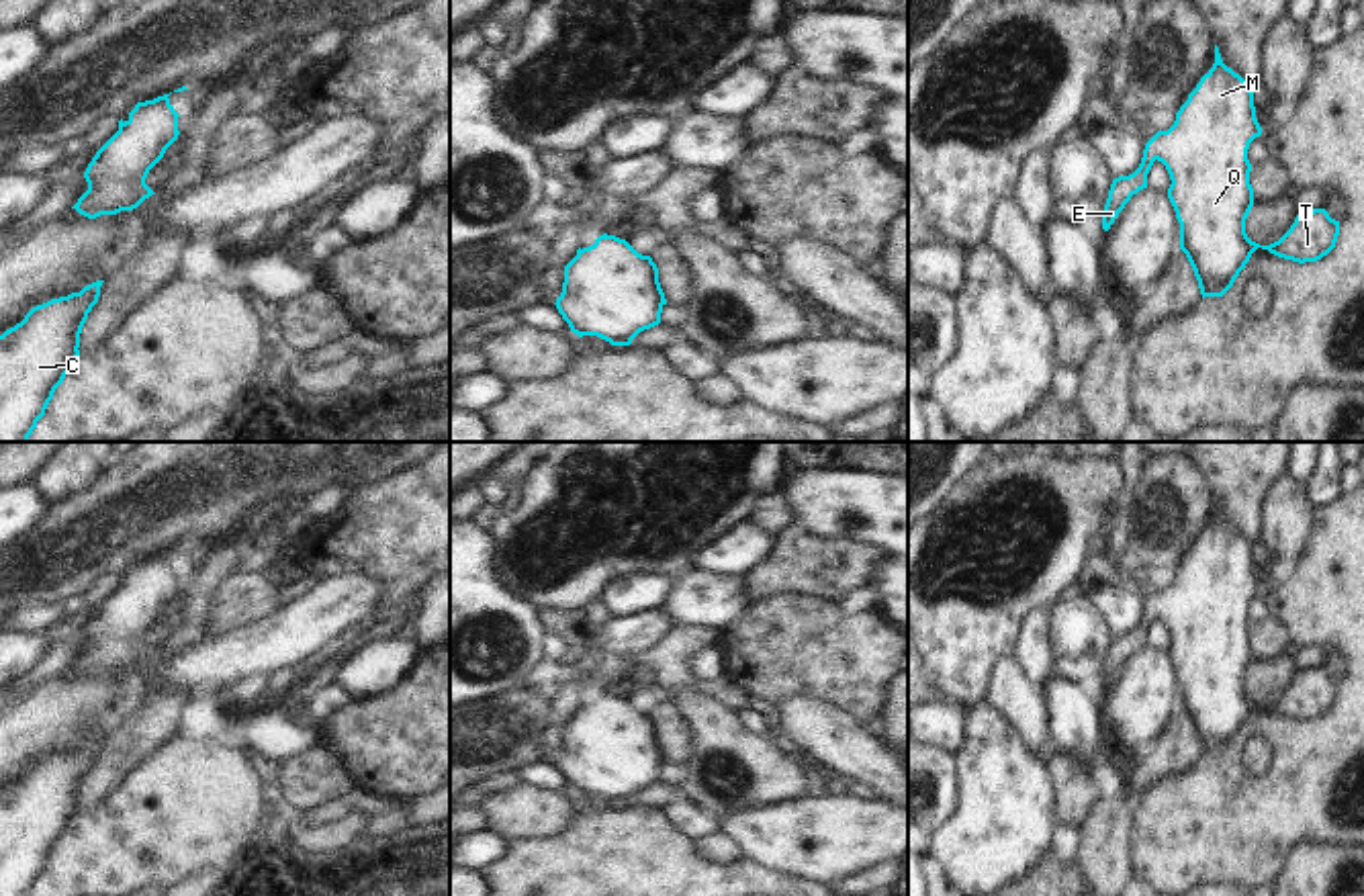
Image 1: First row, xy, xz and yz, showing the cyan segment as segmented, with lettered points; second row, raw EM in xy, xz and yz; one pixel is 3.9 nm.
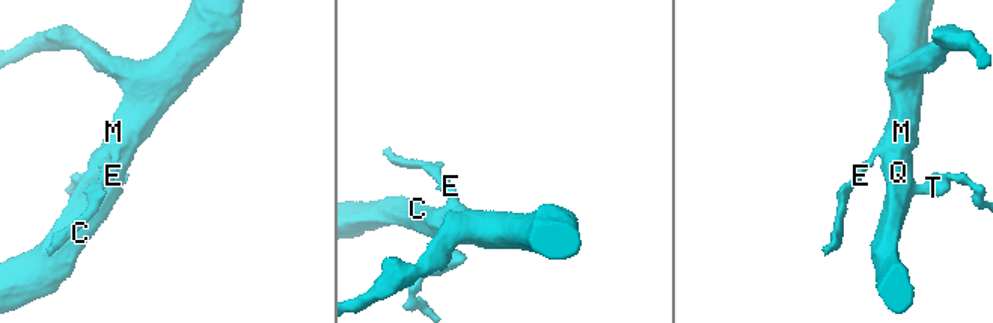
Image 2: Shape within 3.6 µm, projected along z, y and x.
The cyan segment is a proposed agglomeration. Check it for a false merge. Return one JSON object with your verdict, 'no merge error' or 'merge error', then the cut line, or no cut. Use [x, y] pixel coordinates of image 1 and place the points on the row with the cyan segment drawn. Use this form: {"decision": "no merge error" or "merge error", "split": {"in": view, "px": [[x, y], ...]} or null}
{"decision": "no merge error", "split": null}

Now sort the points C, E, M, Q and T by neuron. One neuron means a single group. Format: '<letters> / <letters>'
C E M Q T

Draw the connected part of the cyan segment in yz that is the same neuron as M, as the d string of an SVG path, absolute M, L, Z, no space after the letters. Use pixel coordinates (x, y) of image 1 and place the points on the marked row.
M1215 45L1213 68L1188 94L1174 125L1145 143L1133 174L1112 180L1102 229L1108 231L1131 196L1147 188L1147 174L1157 160L1172 180L1168 198L1180 223L1180 250L1202 299L1223 297L1258 248L1299 264L1321 260L1339 235L1339 221L1325 209L1299 213L1290 229L1270 245L1245 233L1254 207L1247 149L1260 135L1252 84L1223 63Z

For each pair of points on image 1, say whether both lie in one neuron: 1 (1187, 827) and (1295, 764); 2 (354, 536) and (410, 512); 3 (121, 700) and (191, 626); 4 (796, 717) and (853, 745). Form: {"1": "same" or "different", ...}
{"1": "same", "2": "same", "3": "different", "4": "same"}

